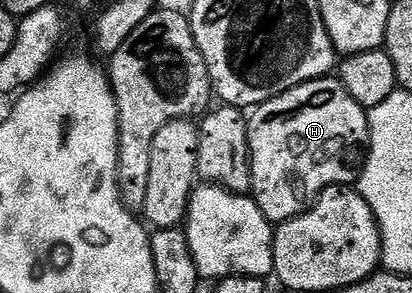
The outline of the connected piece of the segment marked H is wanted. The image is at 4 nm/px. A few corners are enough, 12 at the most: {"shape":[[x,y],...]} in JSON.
{"shape":[[338,78],[249,113],[272,222],[366,169],[370,118]]}

